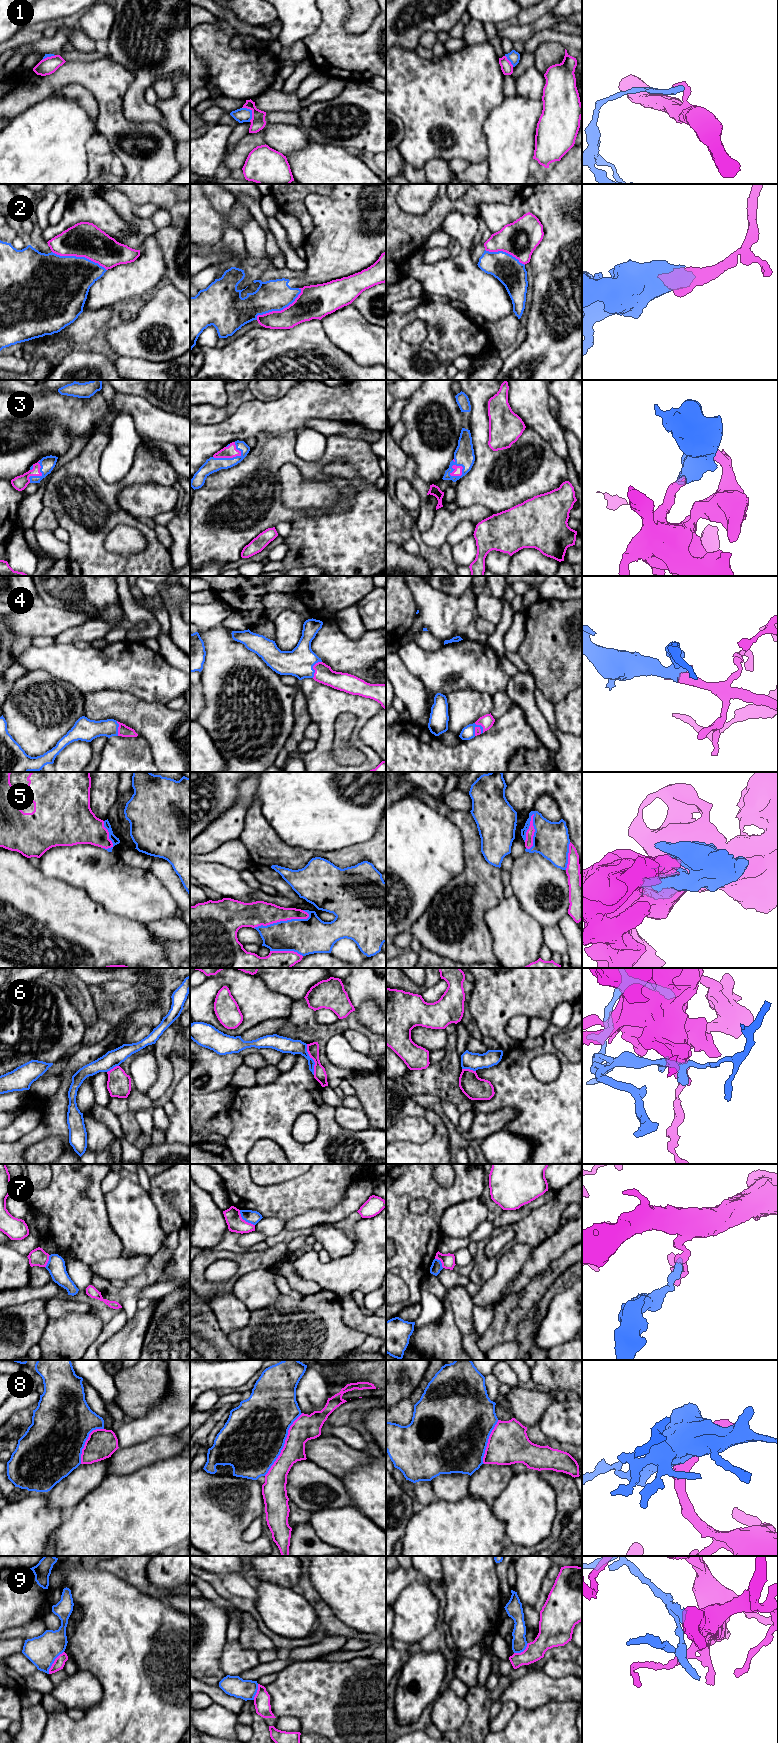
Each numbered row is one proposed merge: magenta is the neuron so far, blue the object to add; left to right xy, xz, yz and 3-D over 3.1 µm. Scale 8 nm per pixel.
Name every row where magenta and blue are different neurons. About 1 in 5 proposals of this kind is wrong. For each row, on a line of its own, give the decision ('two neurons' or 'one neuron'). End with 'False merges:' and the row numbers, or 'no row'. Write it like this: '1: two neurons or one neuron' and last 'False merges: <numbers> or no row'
1: two neurons
2: two neurons
3: one neuron
4: one neuron
5: one neuron
6: two neurons
7: two neurons
8: one neuron
9: two neurons
False merges: 1, 2, 6, 7, 9

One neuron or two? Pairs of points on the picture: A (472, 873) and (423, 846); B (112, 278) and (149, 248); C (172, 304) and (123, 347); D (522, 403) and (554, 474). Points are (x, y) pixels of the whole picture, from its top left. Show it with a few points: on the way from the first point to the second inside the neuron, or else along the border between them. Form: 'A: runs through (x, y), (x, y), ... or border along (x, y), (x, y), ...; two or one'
A: border along (463, 844), (464, 868), (446, 884); two
B: runs through (123, 278), (126, 278), (145, 259); one
C: runs through (160, 316), (135, 335); one
D: border along (526, 426), (534, 430), (551, 448); two

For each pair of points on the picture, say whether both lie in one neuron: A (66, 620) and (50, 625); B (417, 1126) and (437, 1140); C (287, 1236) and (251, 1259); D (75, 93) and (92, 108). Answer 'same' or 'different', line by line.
A: same
B: different
C: different
D: same

